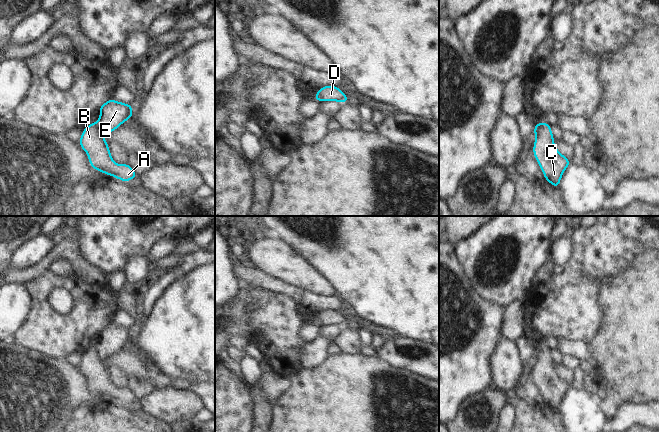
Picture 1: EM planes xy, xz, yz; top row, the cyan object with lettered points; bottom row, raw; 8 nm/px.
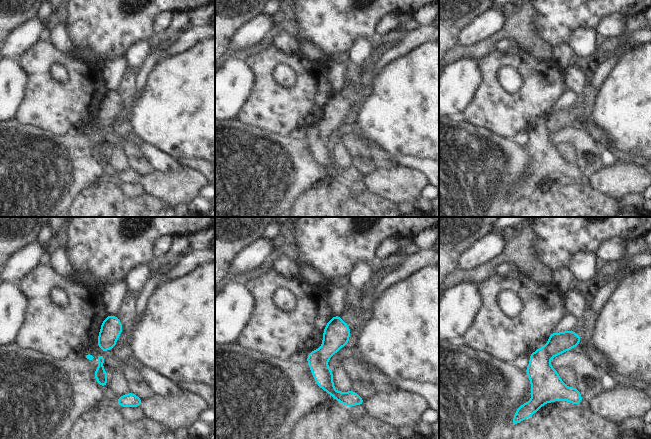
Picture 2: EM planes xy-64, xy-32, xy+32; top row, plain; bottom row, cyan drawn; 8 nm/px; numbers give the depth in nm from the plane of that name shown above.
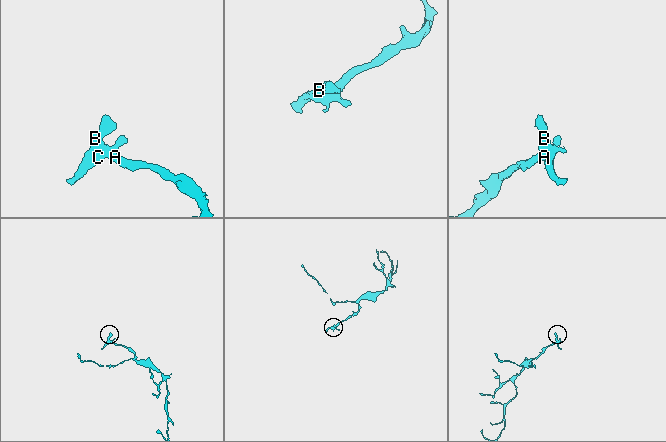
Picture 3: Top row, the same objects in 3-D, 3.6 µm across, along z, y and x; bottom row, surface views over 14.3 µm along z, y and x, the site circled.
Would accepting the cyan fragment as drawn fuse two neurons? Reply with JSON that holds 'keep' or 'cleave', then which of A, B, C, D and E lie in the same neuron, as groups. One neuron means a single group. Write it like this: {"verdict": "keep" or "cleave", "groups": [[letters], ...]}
{"verdict": "cleave", "groups": [["A", "B", "C"], ["D", "E"]]}

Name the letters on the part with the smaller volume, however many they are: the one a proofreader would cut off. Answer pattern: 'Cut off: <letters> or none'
Cut off: D, E

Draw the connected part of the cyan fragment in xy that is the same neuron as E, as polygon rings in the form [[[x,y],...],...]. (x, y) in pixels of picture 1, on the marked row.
[[[111,97],[107,103],[100,105],[99,120],[96,122],[101,136],[118,129],[123,122],[132,118],[132,105],[117,102]]]

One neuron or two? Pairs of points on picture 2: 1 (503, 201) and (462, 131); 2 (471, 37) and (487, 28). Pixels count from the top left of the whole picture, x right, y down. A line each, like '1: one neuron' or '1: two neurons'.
1: one neuron
2: one neuron

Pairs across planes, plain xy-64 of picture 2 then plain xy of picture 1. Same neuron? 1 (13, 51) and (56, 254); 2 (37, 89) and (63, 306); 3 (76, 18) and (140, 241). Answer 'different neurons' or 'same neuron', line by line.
1: different neurons
2: different neurons
3: same neuron

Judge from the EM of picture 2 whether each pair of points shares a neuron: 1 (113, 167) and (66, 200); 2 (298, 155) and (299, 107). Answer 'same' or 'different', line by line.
1: different
2: different

